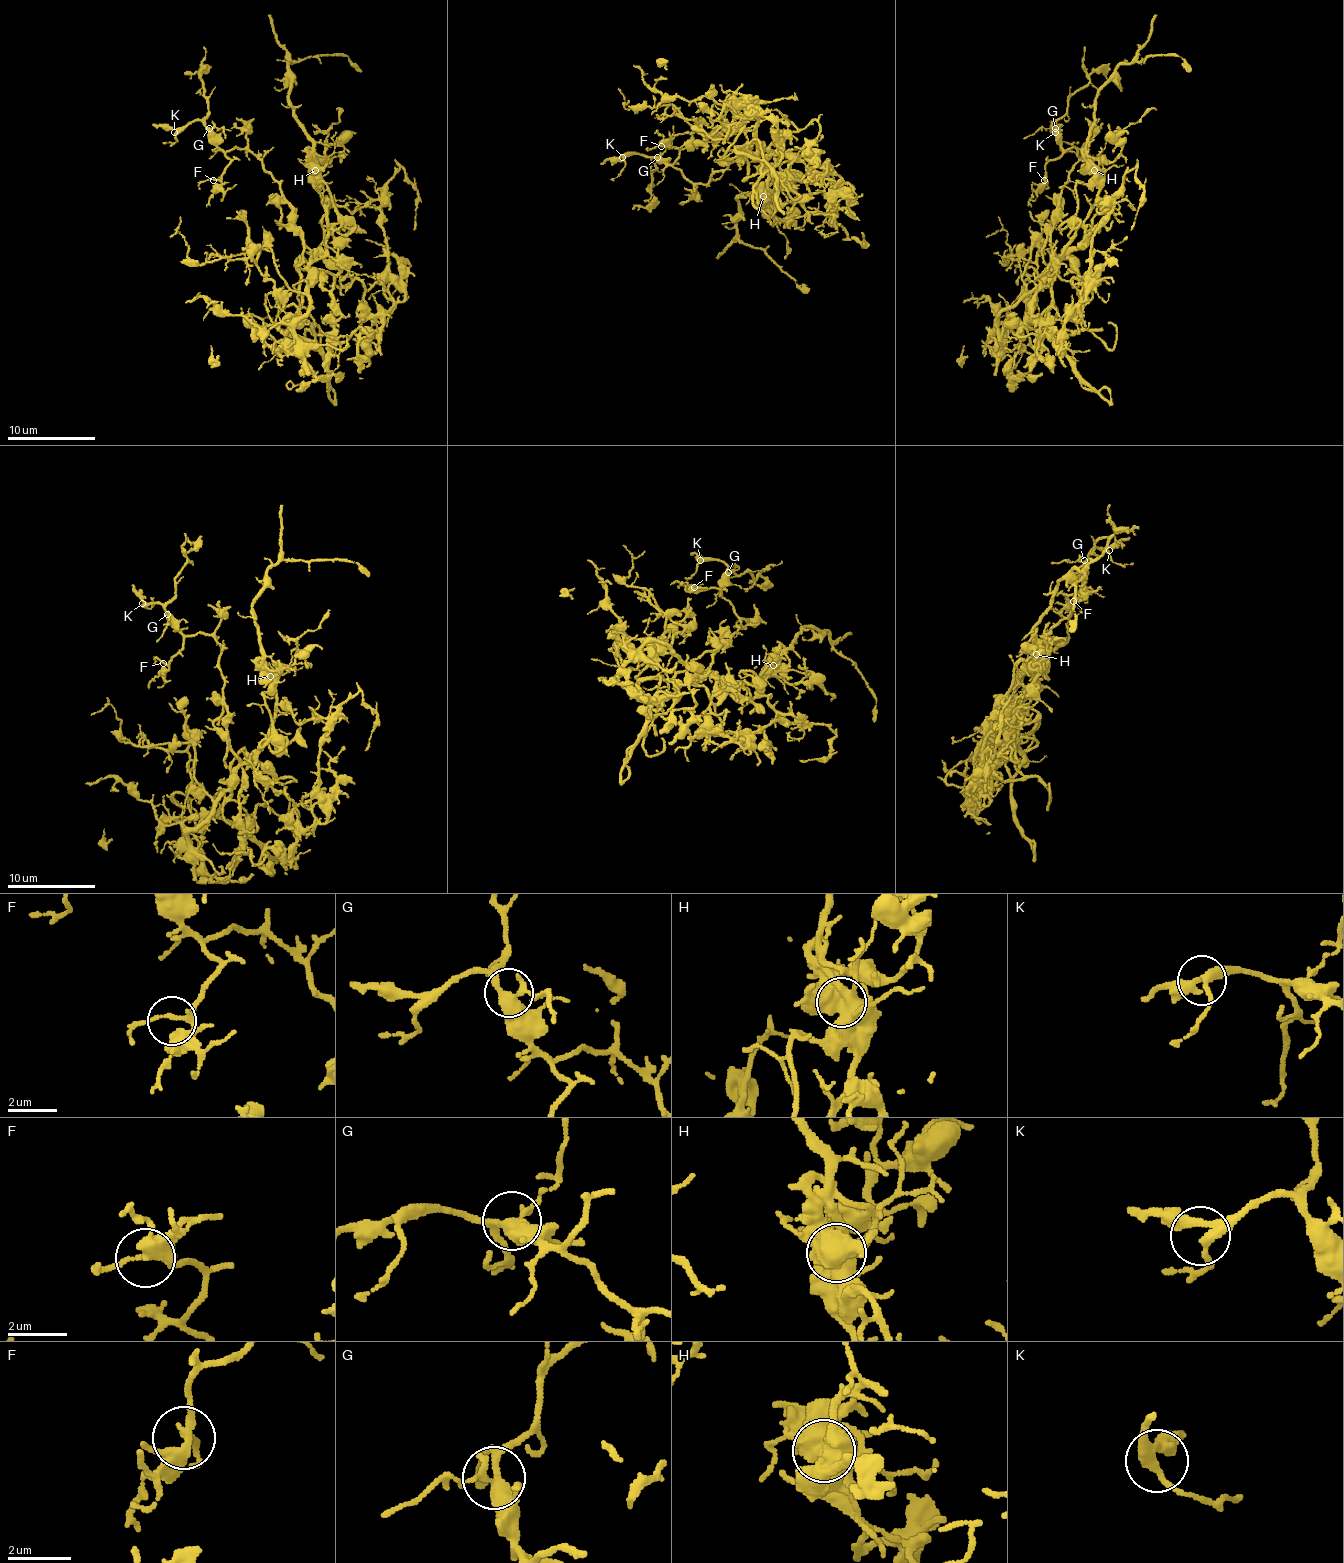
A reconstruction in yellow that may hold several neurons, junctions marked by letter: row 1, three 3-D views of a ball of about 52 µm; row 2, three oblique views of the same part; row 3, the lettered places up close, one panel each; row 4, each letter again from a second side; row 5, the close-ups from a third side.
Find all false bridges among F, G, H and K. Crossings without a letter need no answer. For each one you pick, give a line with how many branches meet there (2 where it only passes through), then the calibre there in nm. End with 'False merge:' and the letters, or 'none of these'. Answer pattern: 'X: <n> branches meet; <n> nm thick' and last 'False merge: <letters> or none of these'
H: 4 branches meet; 700 nm thick
False merge: H

